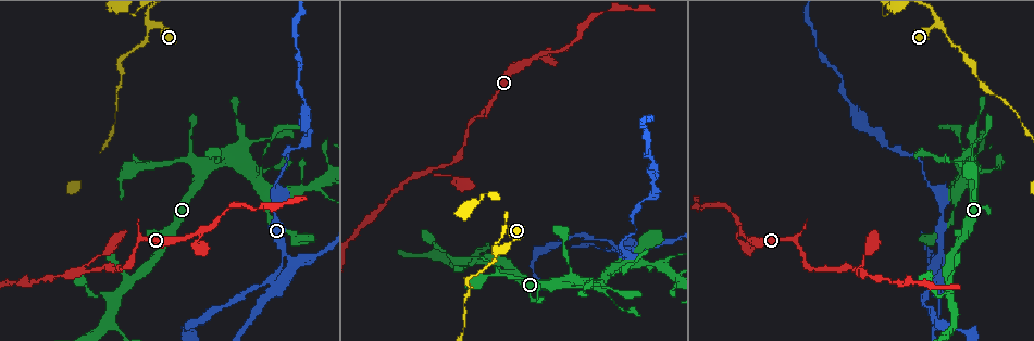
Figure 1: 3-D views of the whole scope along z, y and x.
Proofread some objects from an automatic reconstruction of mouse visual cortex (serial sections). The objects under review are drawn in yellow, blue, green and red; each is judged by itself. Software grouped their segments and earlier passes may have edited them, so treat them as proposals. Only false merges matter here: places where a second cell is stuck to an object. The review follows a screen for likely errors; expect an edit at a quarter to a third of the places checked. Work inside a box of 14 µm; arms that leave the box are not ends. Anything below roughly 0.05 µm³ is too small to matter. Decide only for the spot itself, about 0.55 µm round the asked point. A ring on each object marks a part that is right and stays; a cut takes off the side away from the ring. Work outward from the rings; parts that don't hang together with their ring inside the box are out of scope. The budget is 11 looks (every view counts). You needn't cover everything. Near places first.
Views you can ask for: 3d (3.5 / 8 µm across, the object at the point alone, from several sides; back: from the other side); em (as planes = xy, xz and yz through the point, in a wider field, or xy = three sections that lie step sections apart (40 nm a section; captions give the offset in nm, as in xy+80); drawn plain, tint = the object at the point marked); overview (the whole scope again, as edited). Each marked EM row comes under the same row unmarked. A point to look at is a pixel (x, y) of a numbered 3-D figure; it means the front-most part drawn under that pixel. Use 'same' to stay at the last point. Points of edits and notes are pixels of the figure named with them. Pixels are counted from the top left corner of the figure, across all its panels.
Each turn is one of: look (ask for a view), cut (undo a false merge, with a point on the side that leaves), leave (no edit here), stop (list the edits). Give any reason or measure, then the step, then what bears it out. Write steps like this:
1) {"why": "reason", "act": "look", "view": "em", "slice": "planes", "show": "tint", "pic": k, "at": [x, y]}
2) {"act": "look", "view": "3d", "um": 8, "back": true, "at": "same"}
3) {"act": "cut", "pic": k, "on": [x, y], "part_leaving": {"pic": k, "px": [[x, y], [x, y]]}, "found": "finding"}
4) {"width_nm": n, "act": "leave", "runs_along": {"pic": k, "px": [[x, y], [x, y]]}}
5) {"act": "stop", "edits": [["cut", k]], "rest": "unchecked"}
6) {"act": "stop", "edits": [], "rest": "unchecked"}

{"why": "a fork", "act": "look", "view": "3d", "um": 3.5, "pic": 1, "at": [855, 271]}

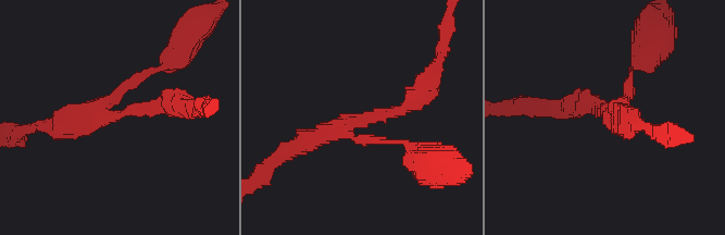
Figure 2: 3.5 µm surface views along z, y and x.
{"arms": 3, "arm_widths_nm": [150, 200, 300], "why": "now the EM", "act": "look", "view": "em", "slice": "planes", "show": "tint", "pic": 2, "at": [104, 116]}

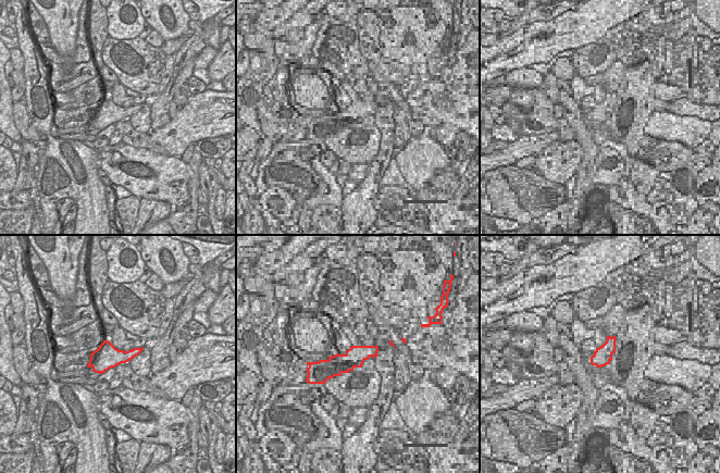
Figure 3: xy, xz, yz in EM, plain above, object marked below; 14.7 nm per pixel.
{"act": "leave", "runs_along": {"pic": 2, "px": [[414, 101], [284, 153]]}, "found": "continuous, no second cell"}

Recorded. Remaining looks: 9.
{"why": "branch point", "act": "look", "view": "3d", "um": 3.5, "pic": 1, "at": [273, 200]}

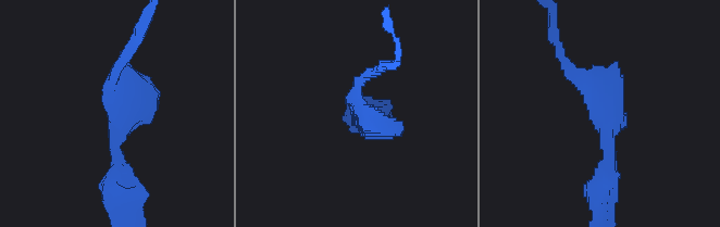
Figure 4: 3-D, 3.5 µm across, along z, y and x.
{"act": "look", "view": "em", "slice": "planes", "show": "tint", "pic": 4, "at": [119, 119]}

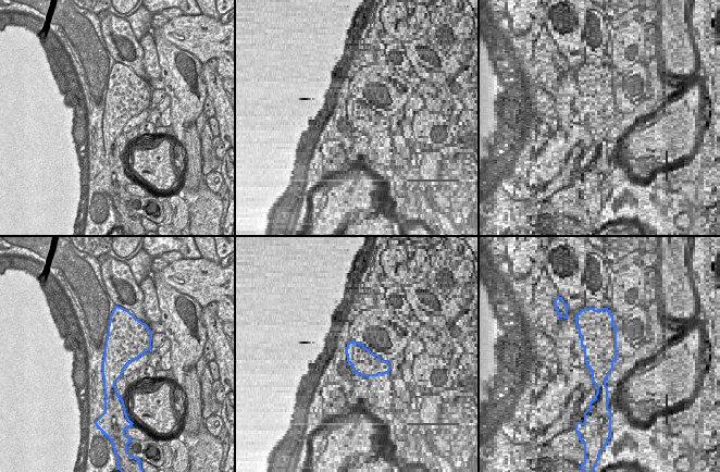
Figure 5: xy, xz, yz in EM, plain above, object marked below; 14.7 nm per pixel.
{"act": "leave", "runs_along": {"pic": 4, "px": [[604, 190], [604, 106], [567, 63]]}, "found": "one cell here"}

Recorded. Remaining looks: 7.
{"why": "thin neck", "act": "look", "view": "3d", "um": 3.5, "pic": 1, "at": [612, 274]}

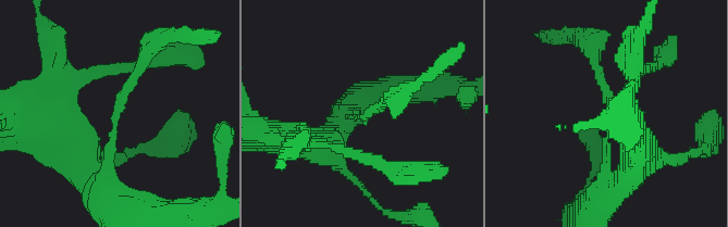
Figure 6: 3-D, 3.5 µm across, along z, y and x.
{"arm_widths_nm": [150, 200], "why": "need the tissue", "act": "look", "view": "em", "slice": "xy", "step": 2, "show": "tint", "pic": 6, "at": [113, 122]}

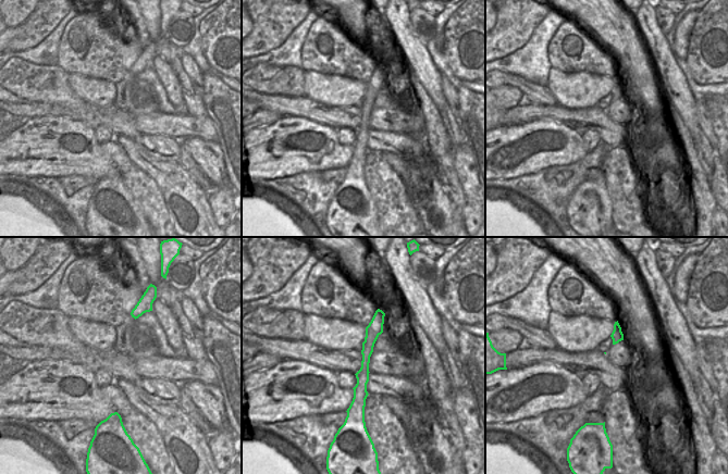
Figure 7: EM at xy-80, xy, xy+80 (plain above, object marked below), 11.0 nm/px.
{"act": "leave", "runs_along": {"pic": 6, "px": [[99, 190], [119, 97], [143, 61]]}, "found": "continuous, no second cell"}

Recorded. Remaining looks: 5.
{"why": "three-way junction", "act": "look", "view": "em", "slice": "xy", "step": 5, "show": "tint", "pic": 1, "at": [938, 281]}

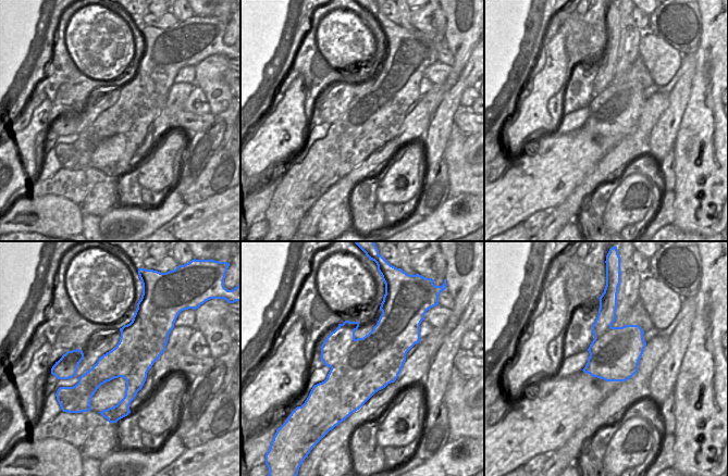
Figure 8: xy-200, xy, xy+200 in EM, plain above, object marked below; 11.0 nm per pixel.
{"why": "see where the arms go", "act": "look", "view": "3d", "um": 3.5, "at": "same"}

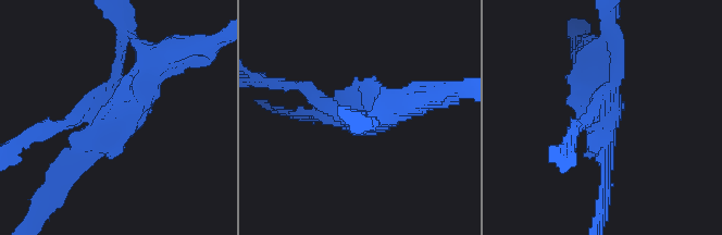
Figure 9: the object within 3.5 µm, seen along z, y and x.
{"act": "cut", "pic": 9, "on": [122, 87], "border": {"pic": 8, "px": [[356, 339], [347, 353], [331, 368]]}, "found": "a second cell is stuck on"}

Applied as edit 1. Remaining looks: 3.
{"act": "stop", "edits": [["cut", 9]], "rest": "unchecked"}

